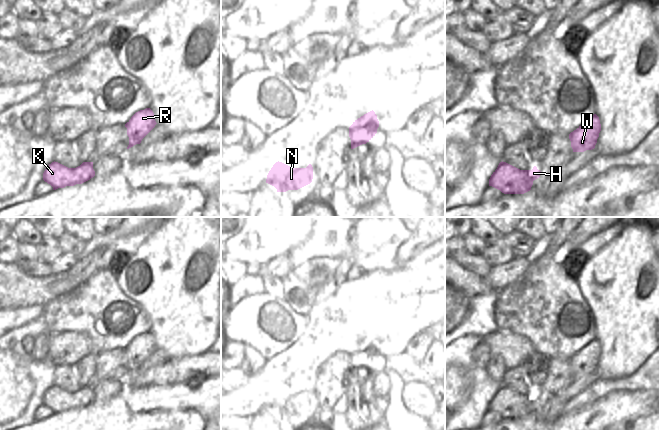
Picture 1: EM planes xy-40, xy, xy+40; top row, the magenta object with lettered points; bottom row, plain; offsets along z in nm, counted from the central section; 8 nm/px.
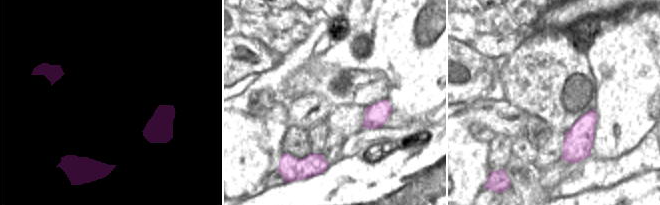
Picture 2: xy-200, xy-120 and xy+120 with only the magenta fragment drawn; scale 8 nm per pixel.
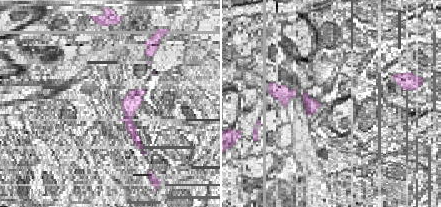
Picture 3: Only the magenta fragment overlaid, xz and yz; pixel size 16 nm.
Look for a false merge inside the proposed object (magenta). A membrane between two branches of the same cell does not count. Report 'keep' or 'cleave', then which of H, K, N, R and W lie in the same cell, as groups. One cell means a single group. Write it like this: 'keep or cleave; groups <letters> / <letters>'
cleave; groups H K N R / W

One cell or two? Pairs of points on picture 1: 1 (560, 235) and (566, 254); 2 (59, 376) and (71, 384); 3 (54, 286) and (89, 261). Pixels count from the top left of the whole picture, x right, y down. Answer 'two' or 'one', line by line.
1: one
2: one
3: one

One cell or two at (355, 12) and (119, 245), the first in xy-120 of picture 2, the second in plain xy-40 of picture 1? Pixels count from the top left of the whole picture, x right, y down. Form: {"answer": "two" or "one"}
{"answer": "one"}

